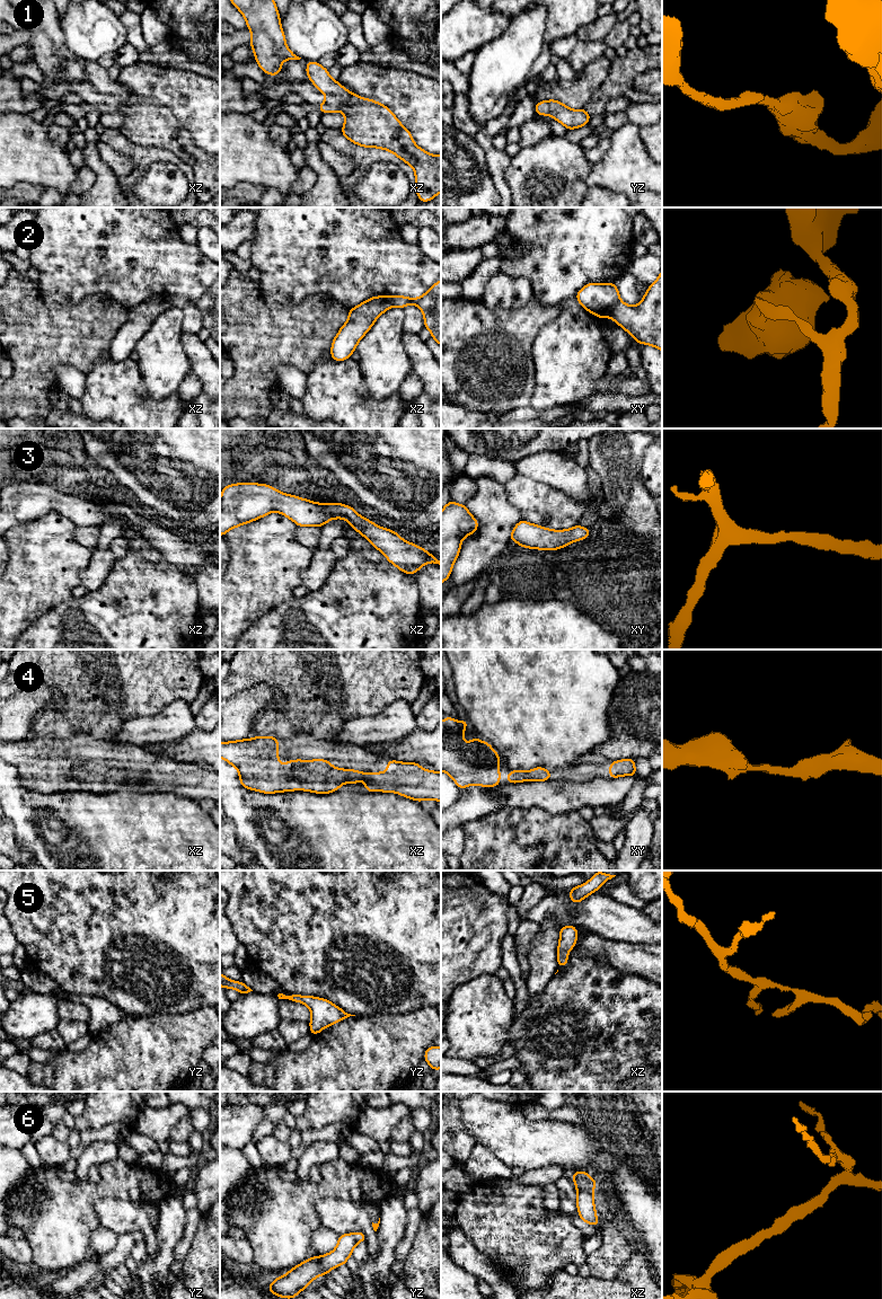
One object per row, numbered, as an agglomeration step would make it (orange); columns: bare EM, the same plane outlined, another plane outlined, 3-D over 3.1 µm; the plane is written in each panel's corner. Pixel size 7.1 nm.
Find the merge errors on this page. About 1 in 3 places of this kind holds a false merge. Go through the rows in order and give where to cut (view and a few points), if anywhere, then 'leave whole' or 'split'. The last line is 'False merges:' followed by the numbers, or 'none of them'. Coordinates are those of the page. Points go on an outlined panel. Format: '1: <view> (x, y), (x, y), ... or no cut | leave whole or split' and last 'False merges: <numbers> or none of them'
1: no cut | leave whole
2: xy (620, 300), (608, 316) | split
3: no cut | leave whole
4: no cut | leave whole
5: no cut | leave whole
6: no cut | leave whole
False merges: 2

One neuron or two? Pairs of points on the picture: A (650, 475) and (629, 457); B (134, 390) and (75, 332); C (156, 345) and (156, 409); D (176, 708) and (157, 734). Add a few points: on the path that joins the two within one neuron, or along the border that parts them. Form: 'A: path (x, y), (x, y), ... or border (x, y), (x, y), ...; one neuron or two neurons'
A: border (650, 443), (638, 468), (647, 491); two neurons
B: border (108, 355), (100, 359), (86, 376); two neurons
C: border (141, 377), (147, 392), (156, 399), (176, 392); two neurons
D: path (176, 715), (164, 727); one neuron

